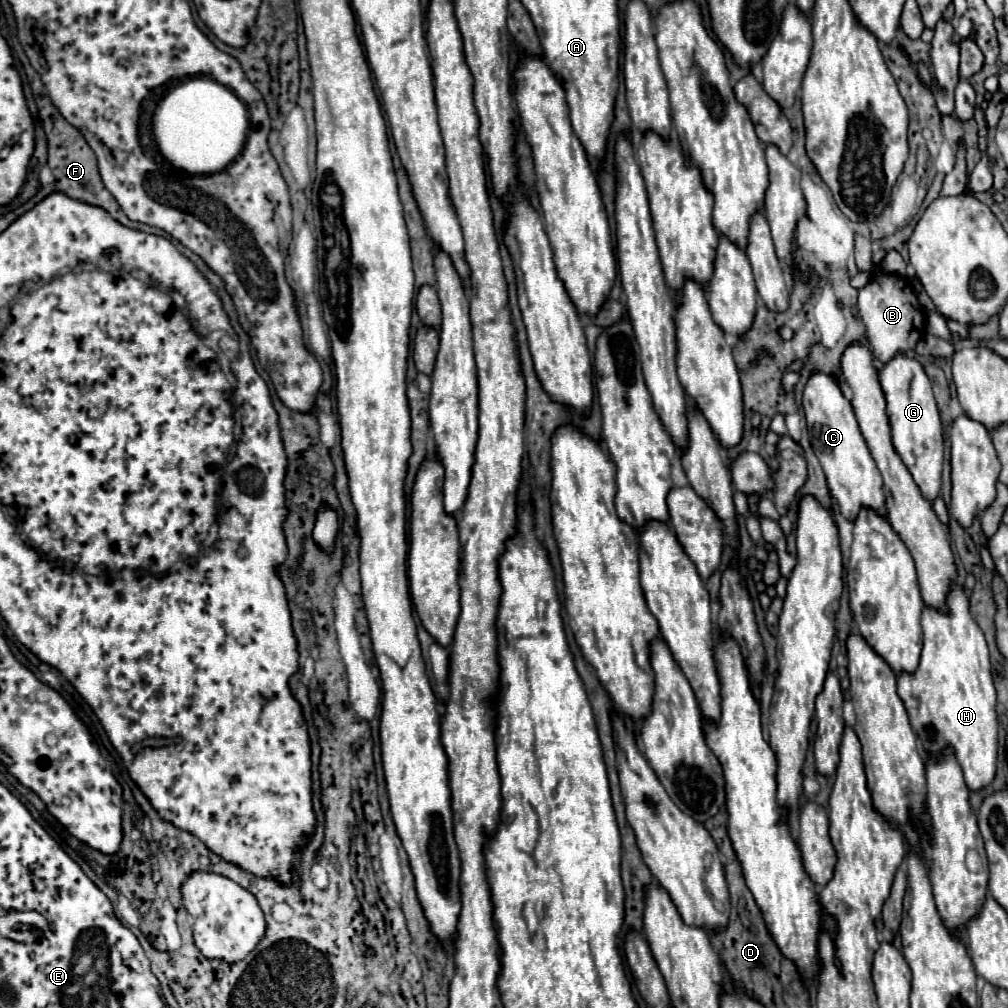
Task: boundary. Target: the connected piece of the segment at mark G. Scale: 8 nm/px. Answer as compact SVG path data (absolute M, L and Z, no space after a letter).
M905 355L893 357L879 373L879 383L887 401L887 417L891 425L891 443L913 475L917 487L927 501L935 501L941 491L941 465L943 465L943 429L935 405L931 381L921 363Z

